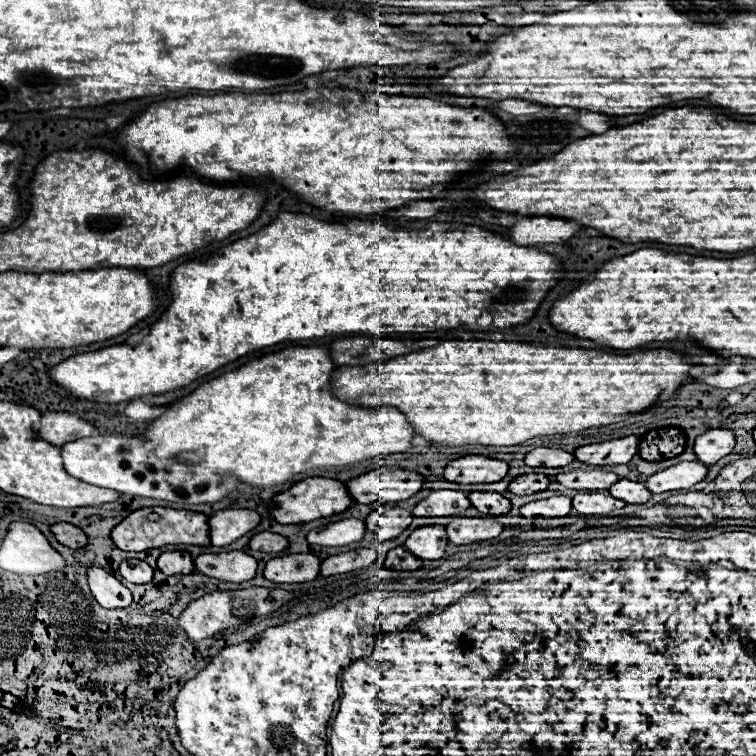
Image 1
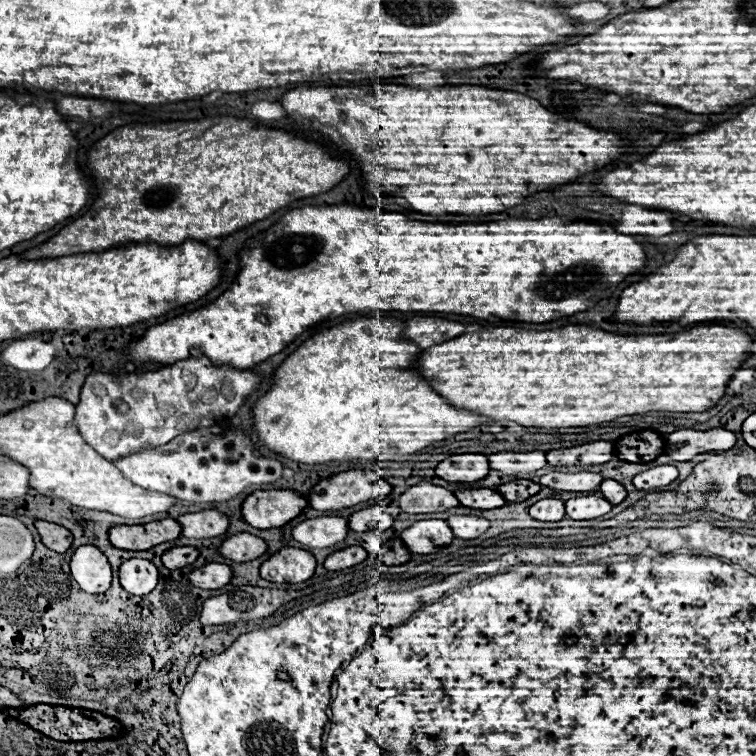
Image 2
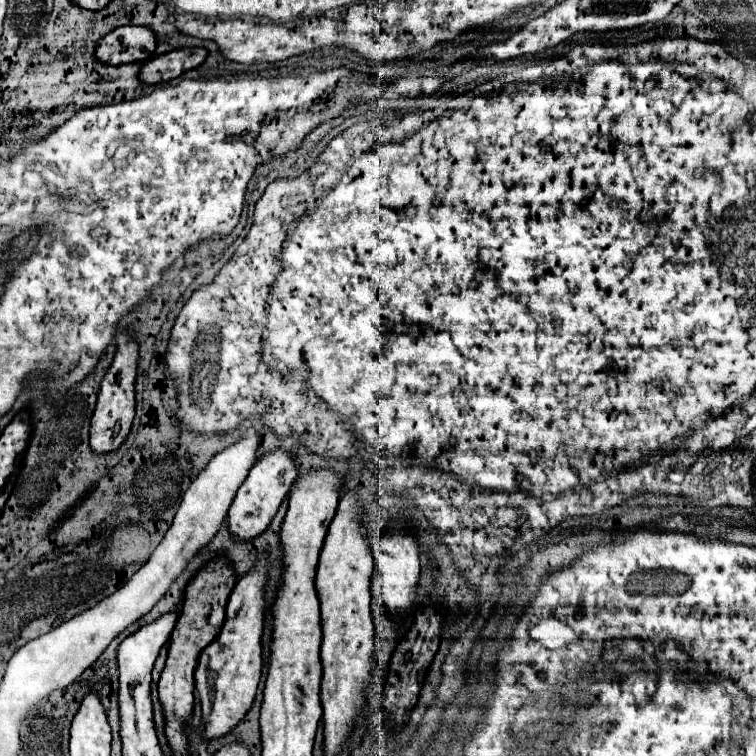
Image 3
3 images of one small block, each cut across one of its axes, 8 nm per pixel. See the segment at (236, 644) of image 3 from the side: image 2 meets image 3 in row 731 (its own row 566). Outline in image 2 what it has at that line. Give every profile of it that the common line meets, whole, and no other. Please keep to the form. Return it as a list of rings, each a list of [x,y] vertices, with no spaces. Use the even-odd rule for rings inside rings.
[[[218,562],[206,564],[190,574],[190,582],[198,588],[204,588],[204,590],[222,588],[230,582],[230,578],[232,578],[232,568],[226,564],[218,564]]]

